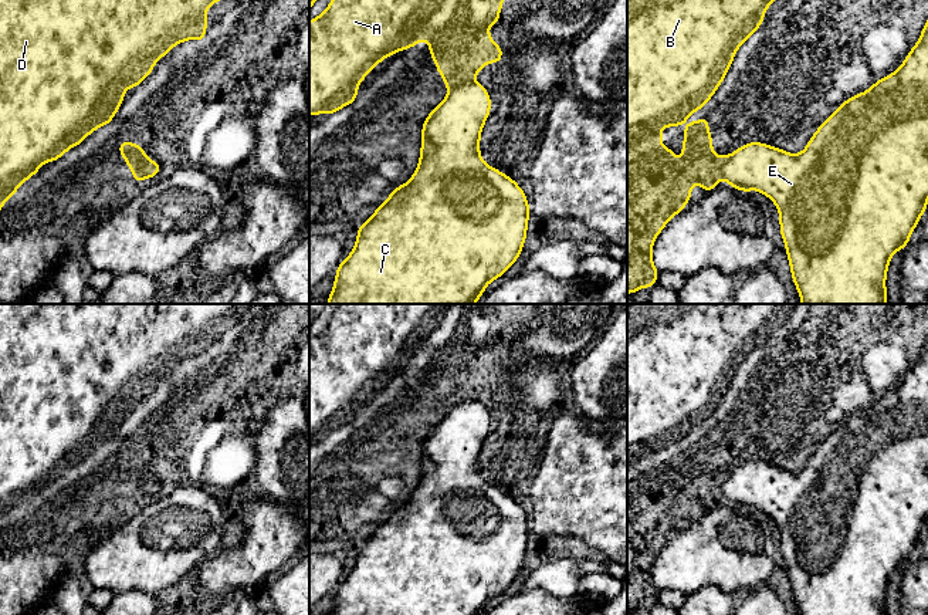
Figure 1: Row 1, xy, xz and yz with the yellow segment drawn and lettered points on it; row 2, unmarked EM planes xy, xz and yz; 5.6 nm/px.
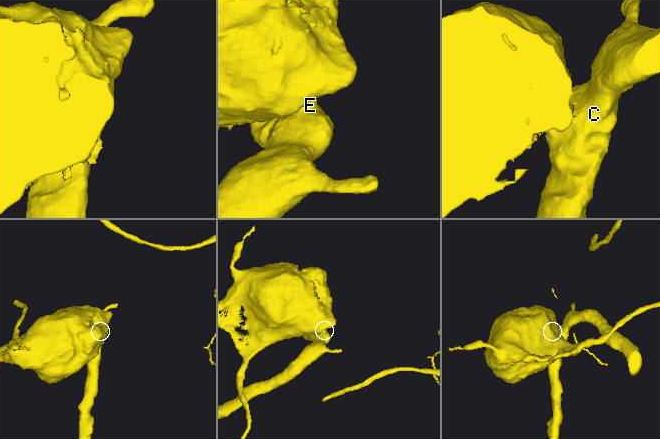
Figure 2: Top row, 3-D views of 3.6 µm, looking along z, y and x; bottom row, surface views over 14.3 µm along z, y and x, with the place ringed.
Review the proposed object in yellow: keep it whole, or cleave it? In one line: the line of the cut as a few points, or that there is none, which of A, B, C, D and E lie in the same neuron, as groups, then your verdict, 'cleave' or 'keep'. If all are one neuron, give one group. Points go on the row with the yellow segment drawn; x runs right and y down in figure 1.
cut xz (470, 80), (450, 91); groups A B D / C E; cleave

